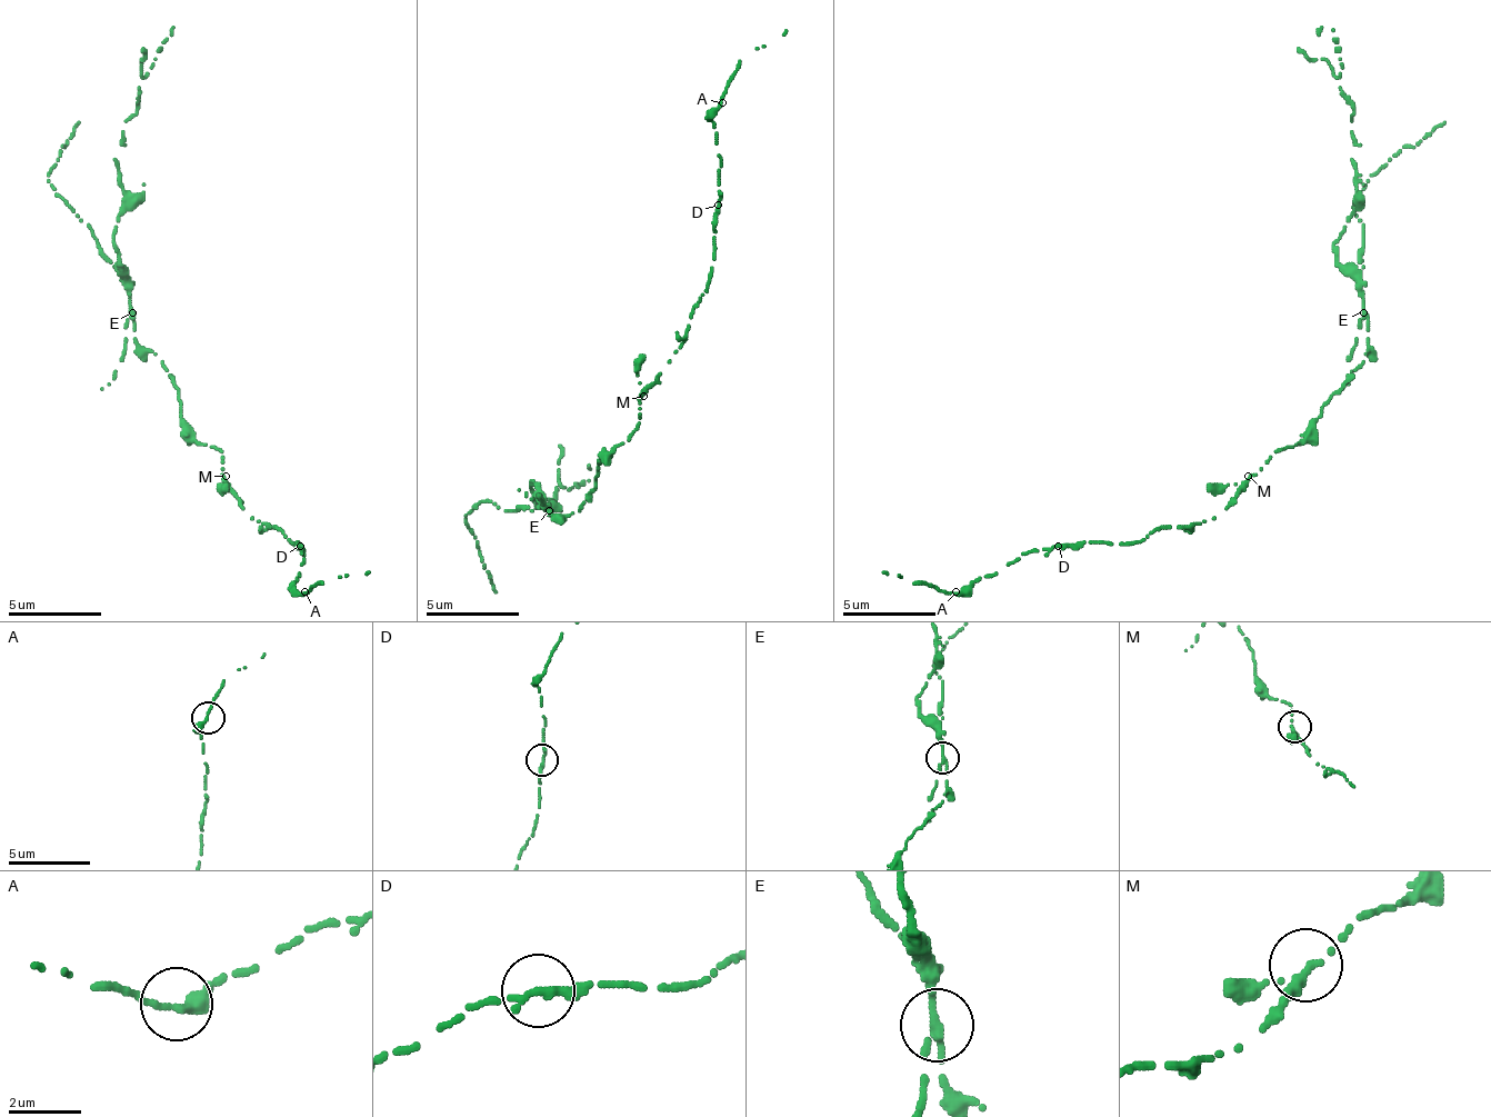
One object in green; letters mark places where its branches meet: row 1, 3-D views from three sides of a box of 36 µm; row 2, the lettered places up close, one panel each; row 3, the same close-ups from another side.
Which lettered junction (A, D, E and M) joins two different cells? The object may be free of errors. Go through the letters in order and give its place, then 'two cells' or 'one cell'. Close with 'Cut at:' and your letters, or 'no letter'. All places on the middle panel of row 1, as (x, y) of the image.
A: place (722, 102); one cell
D: place (718, 205); one cell
E: place (549, 510); two cells
M: place (643, 396); one cell
Cut at: E

